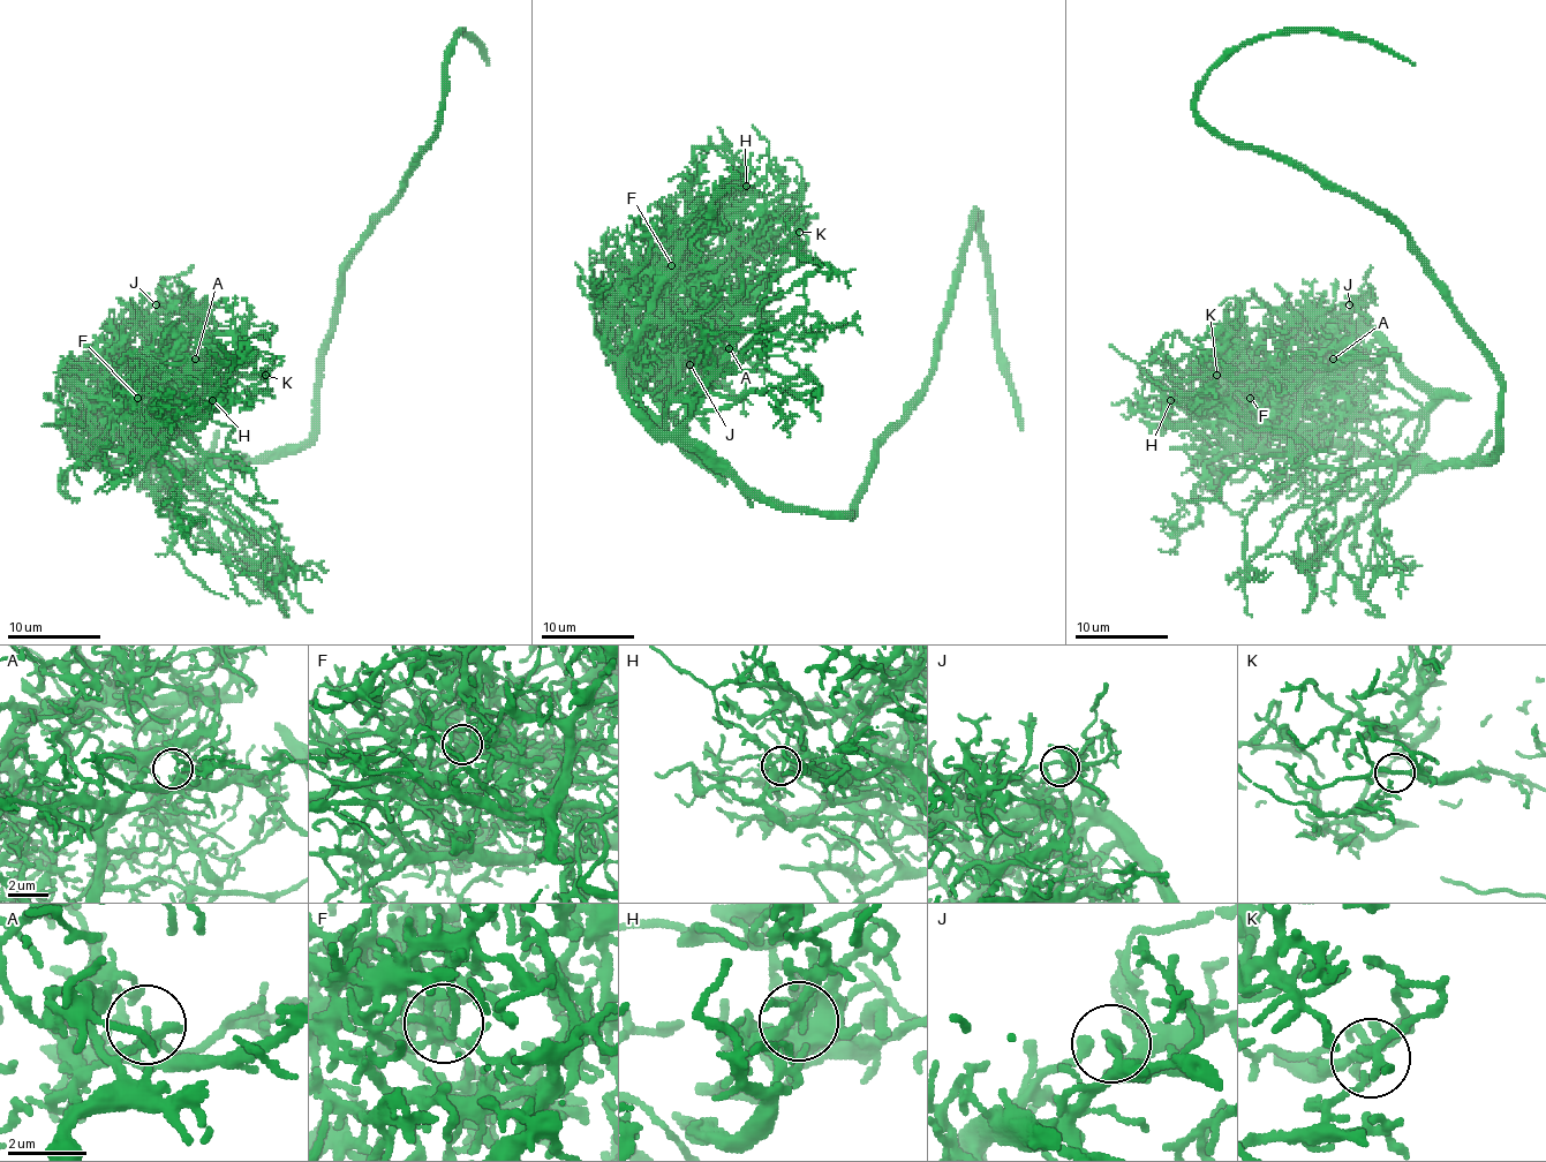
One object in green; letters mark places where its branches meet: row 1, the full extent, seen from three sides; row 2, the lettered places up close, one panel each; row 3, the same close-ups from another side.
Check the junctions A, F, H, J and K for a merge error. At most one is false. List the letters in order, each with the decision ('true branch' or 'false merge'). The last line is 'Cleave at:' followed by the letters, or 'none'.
A: true branch
F: false merge
H: true branch
J: true branch
K: true branch
Cleave at: F

